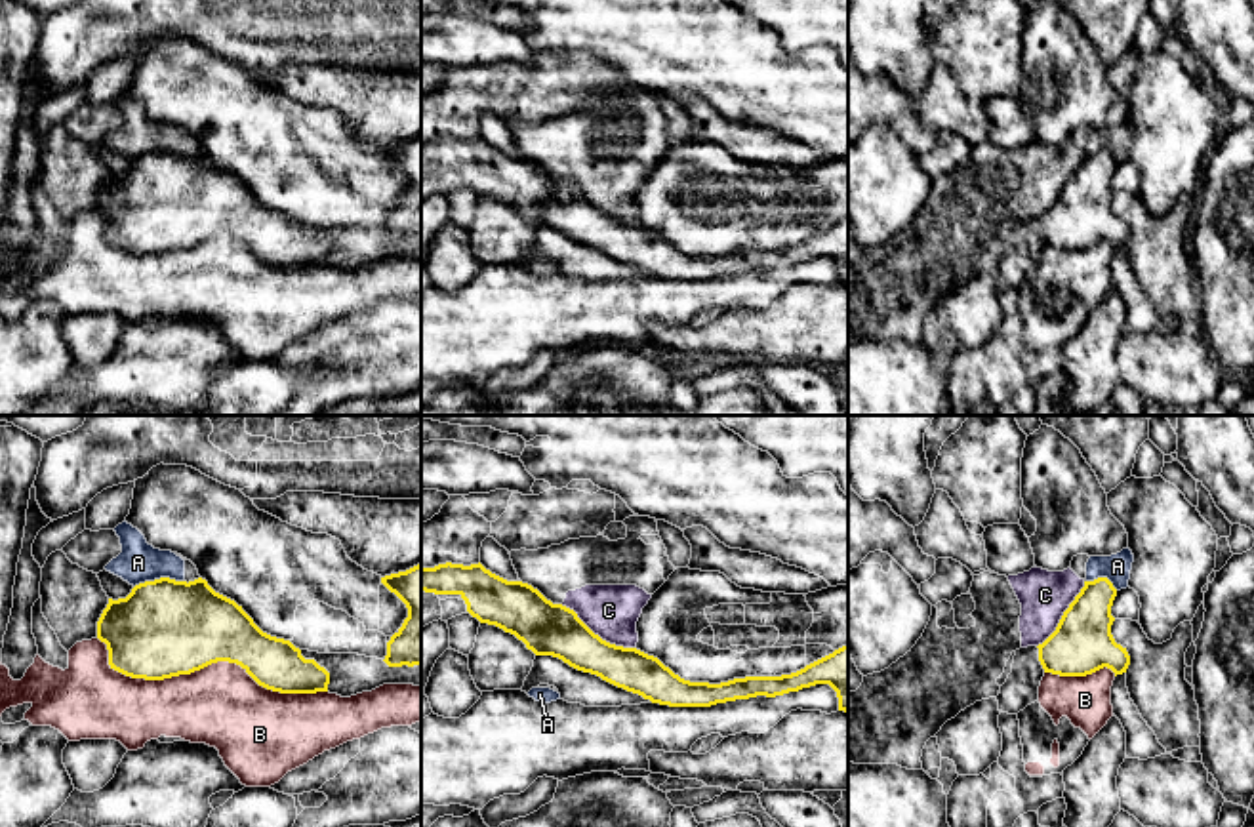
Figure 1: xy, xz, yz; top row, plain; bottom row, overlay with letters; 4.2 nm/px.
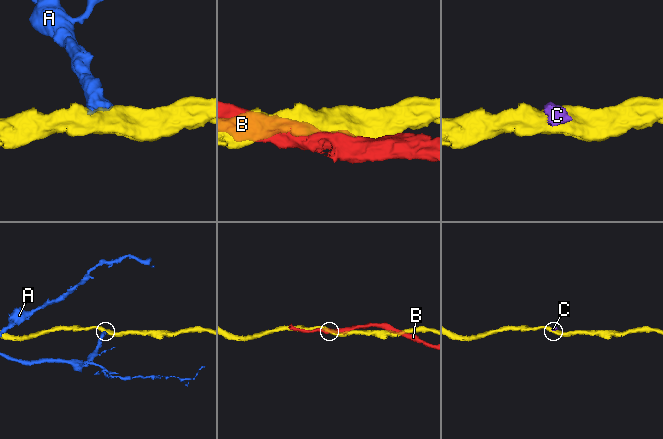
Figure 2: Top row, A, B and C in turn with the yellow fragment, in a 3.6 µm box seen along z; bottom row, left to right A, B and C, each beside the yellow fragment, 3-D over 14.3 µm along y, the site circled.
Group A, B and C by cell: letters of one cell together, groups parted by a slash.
A C / B

